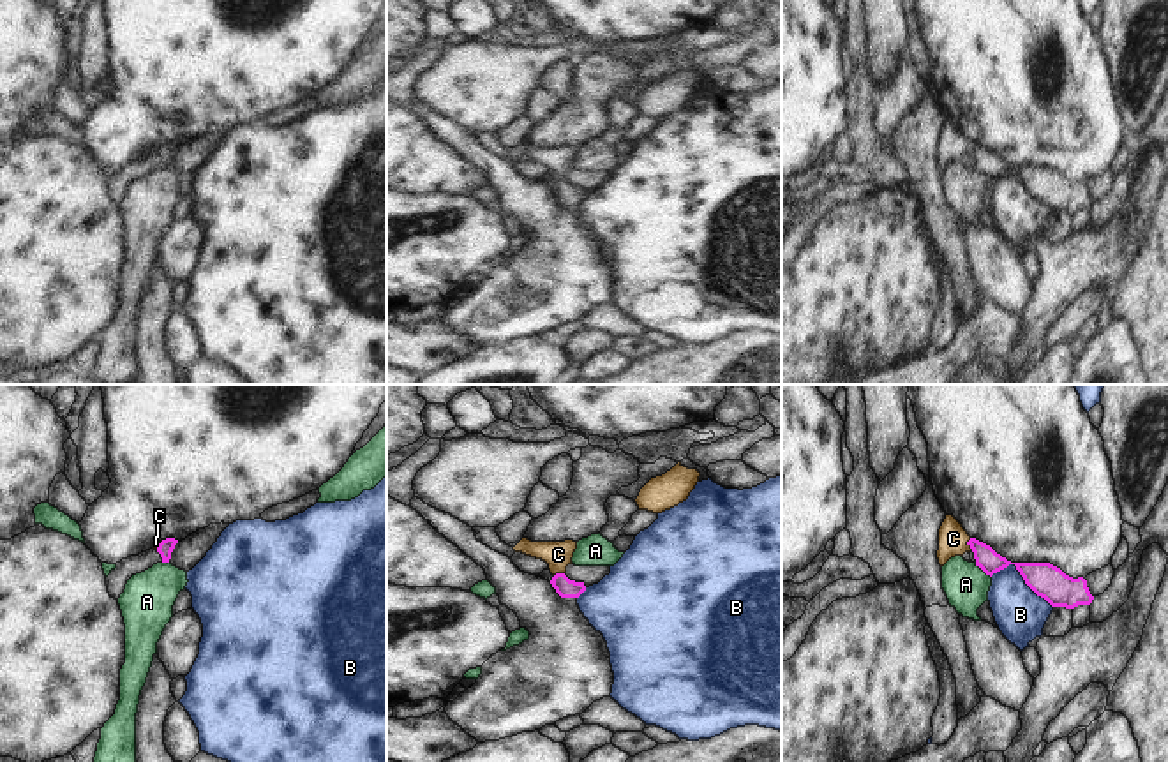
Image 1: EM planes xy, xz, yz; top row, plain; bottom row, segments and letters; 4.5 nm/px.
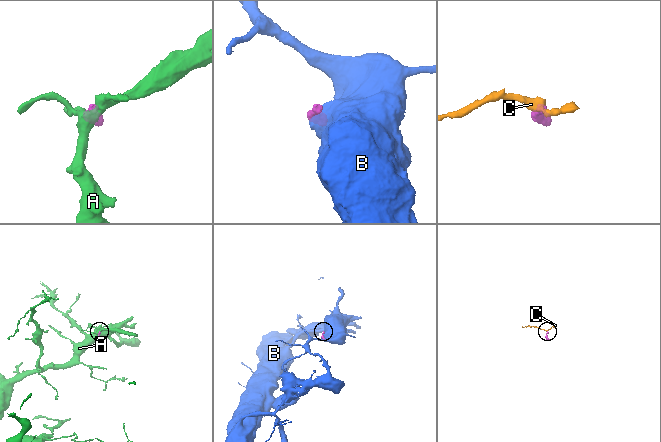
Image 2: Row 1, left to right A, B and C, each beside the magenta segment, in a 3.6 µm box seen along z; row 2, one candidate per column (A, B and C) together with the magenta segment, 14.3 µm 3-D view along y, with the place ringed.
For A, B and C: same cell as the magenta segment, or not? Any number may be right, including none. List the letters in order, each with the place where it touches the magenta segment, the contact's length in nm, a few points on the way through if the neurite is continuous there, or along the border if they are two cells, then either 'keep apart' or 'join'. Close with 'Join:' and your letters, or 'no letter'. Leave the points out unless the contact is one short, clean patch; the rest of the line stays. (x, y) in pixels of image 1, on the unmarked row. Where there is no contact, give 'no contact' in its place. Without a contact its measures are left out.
A: contact yz (983, 175); length 100 nm; border yz (974, 168), (990, 182); keep apart
B: contact yz (1020, 179); length 320 nm; keep apart
C: contact yz (967, 149); length 60 nm; way yz (987, 163), (967, 149), (953, 143); join
Join: C

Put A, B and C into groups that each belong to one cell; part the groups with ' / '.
A / B / C

